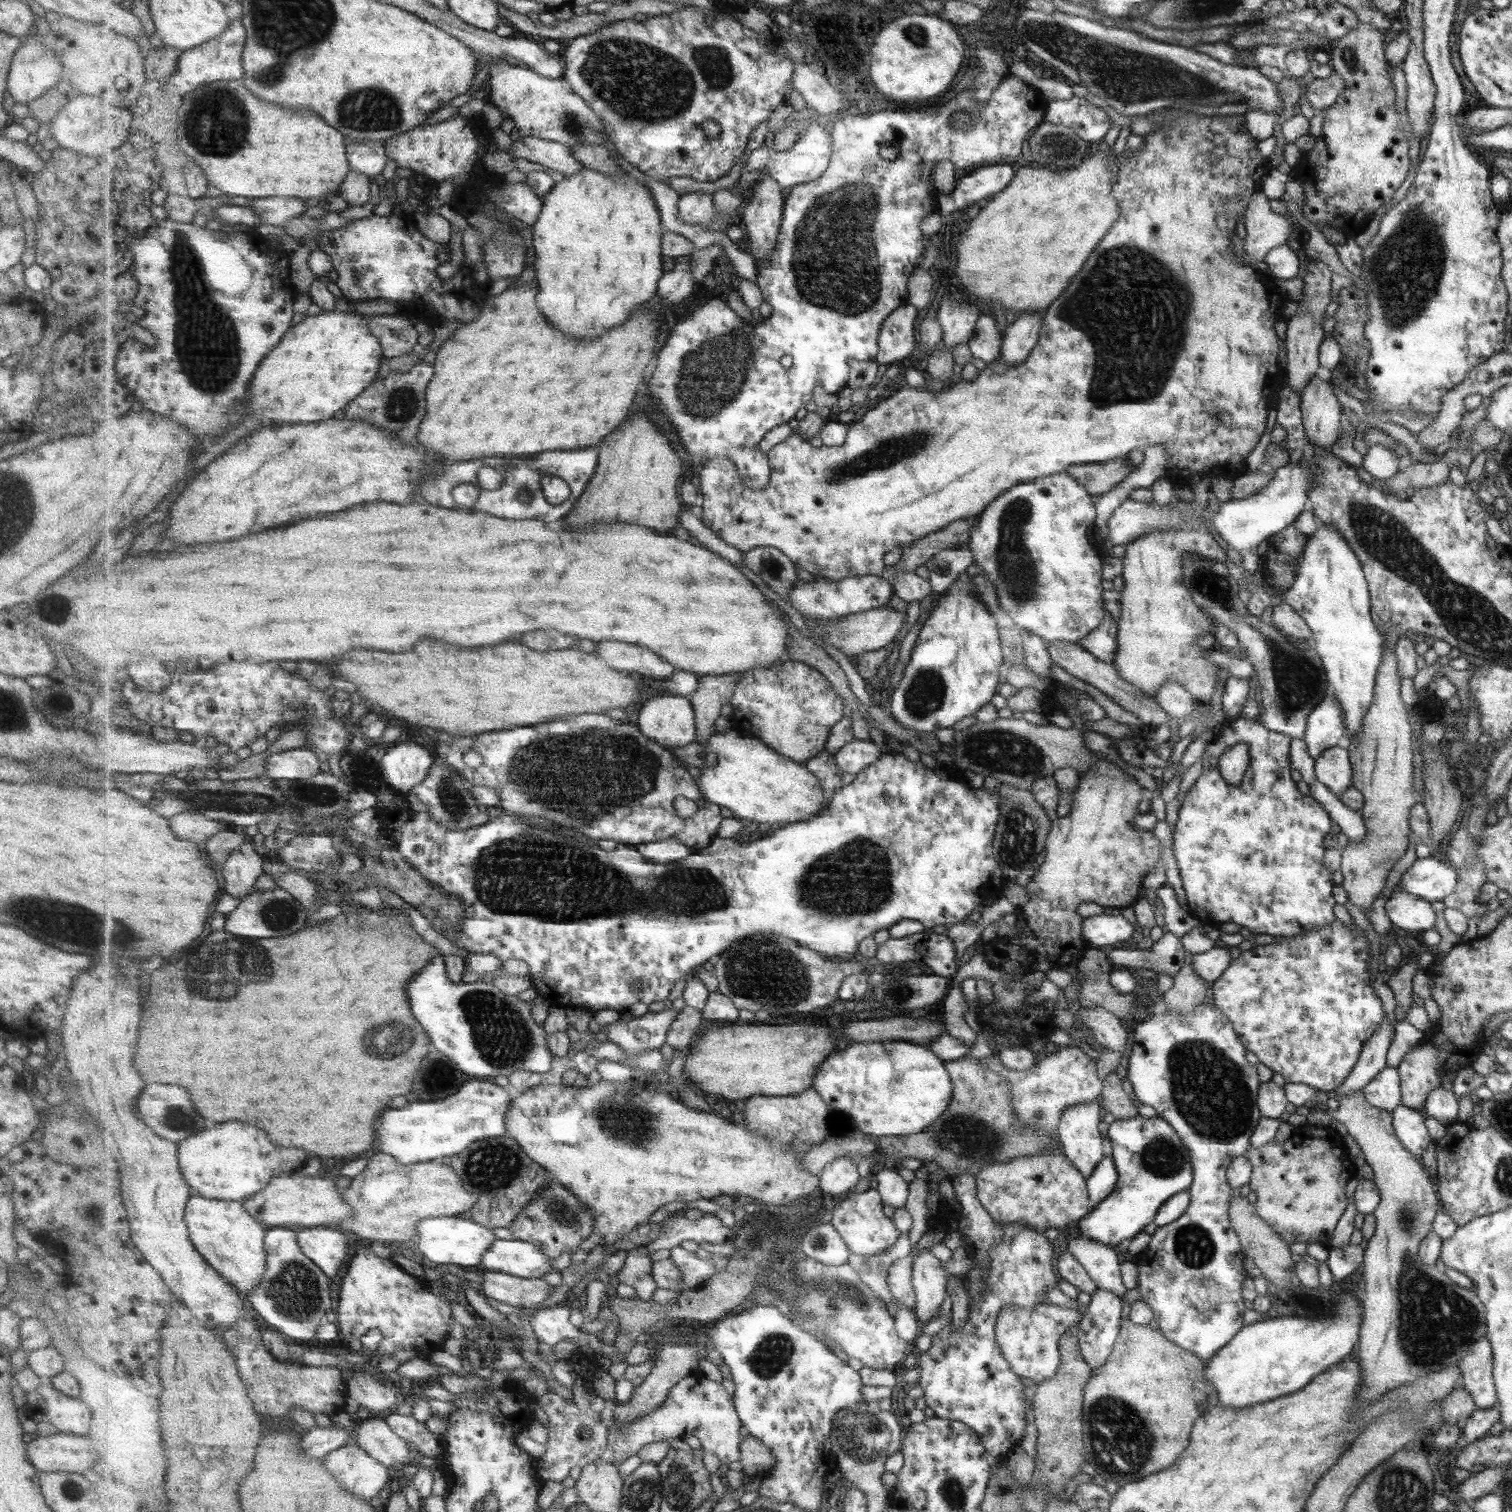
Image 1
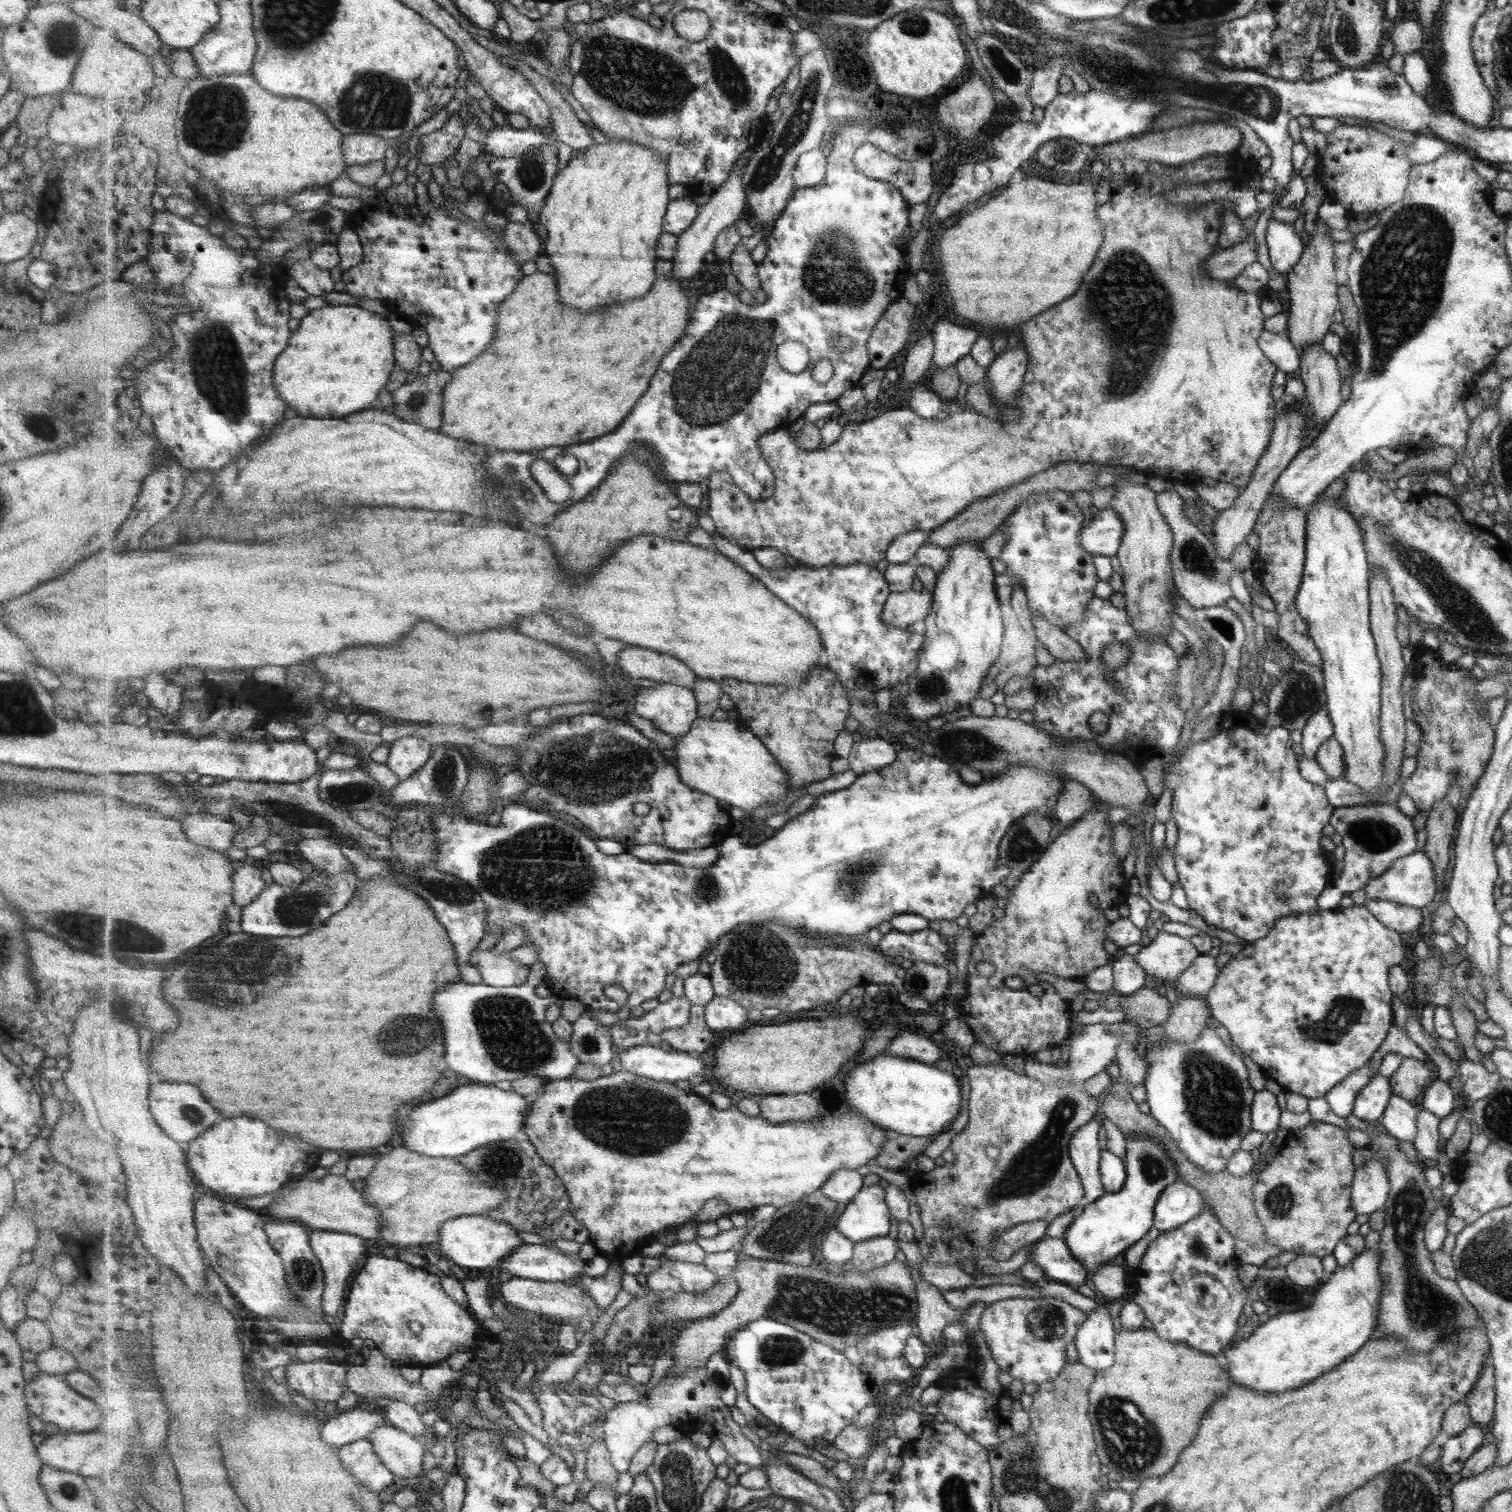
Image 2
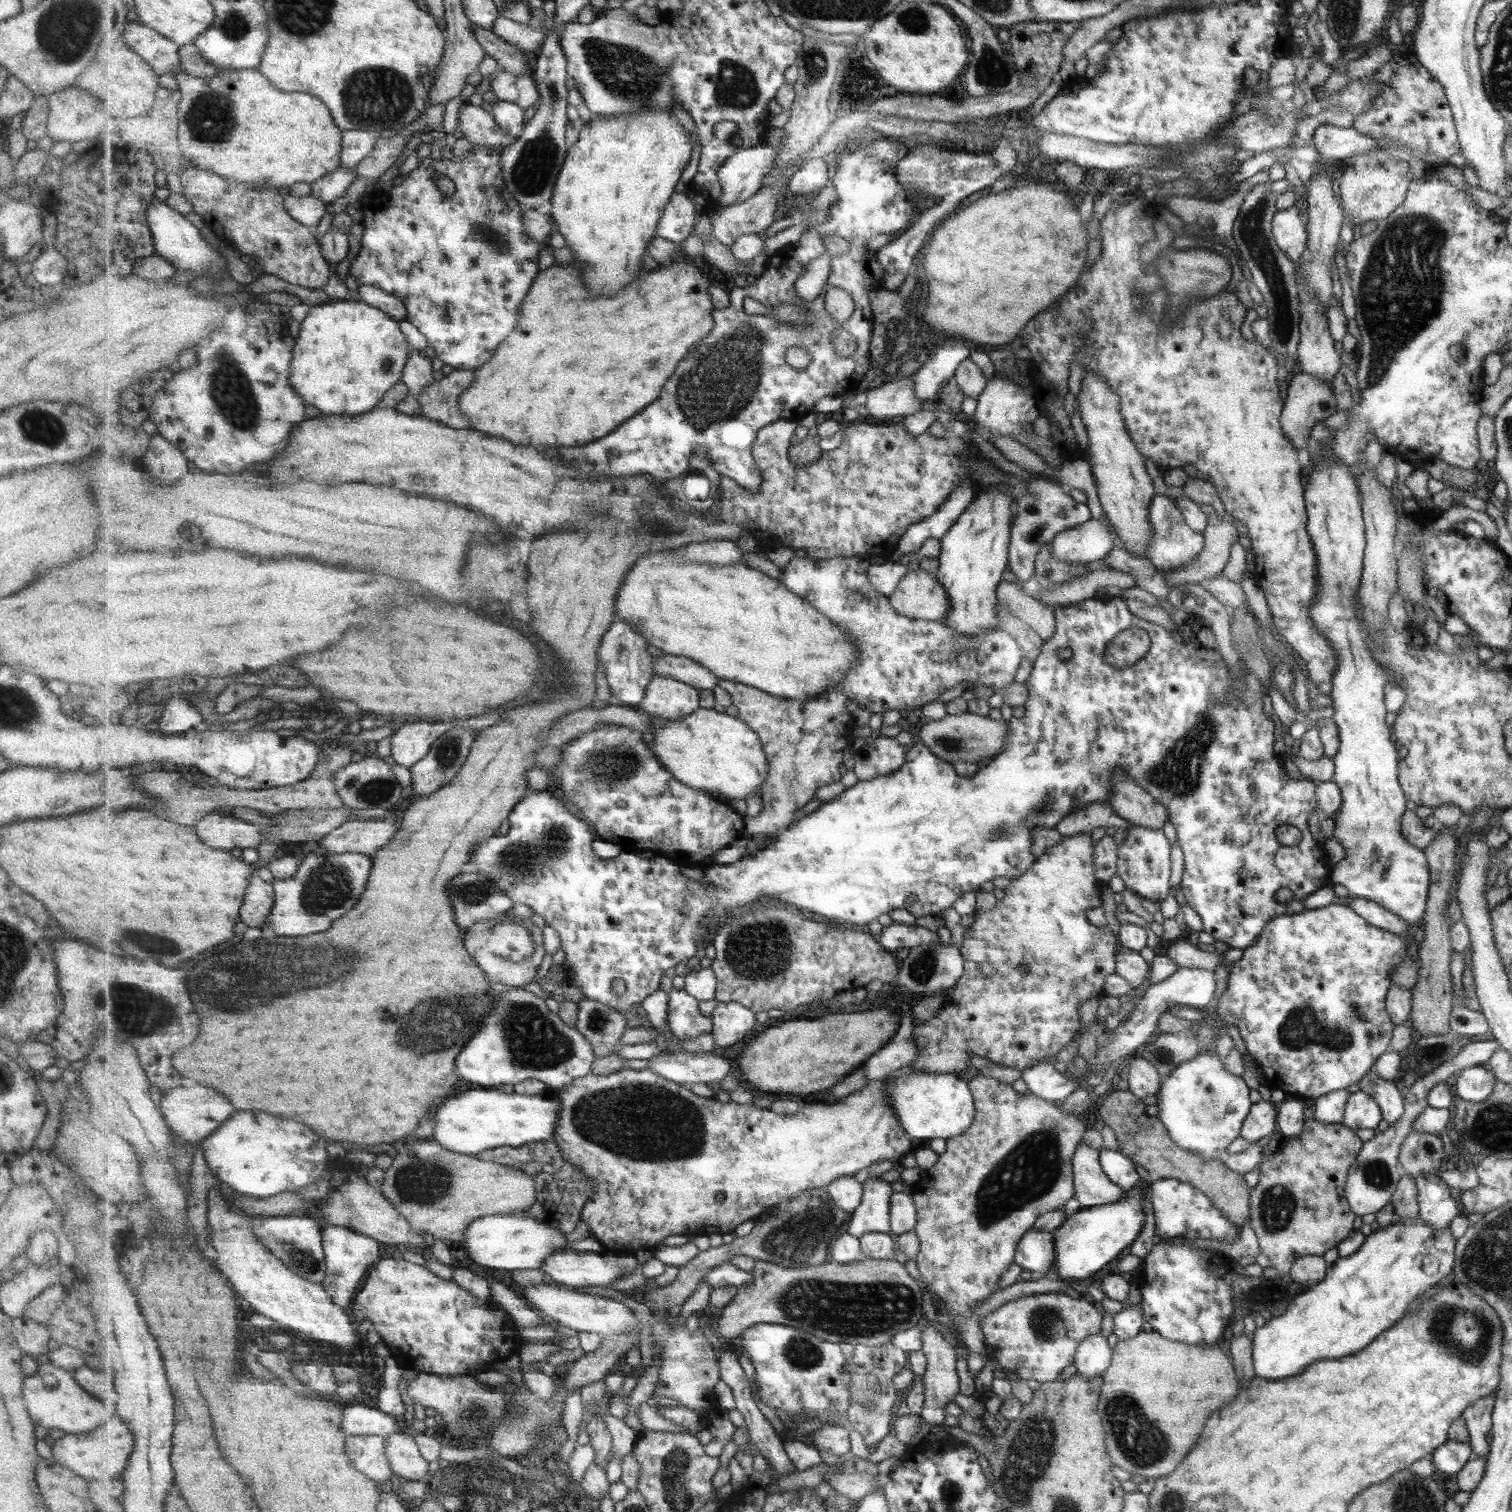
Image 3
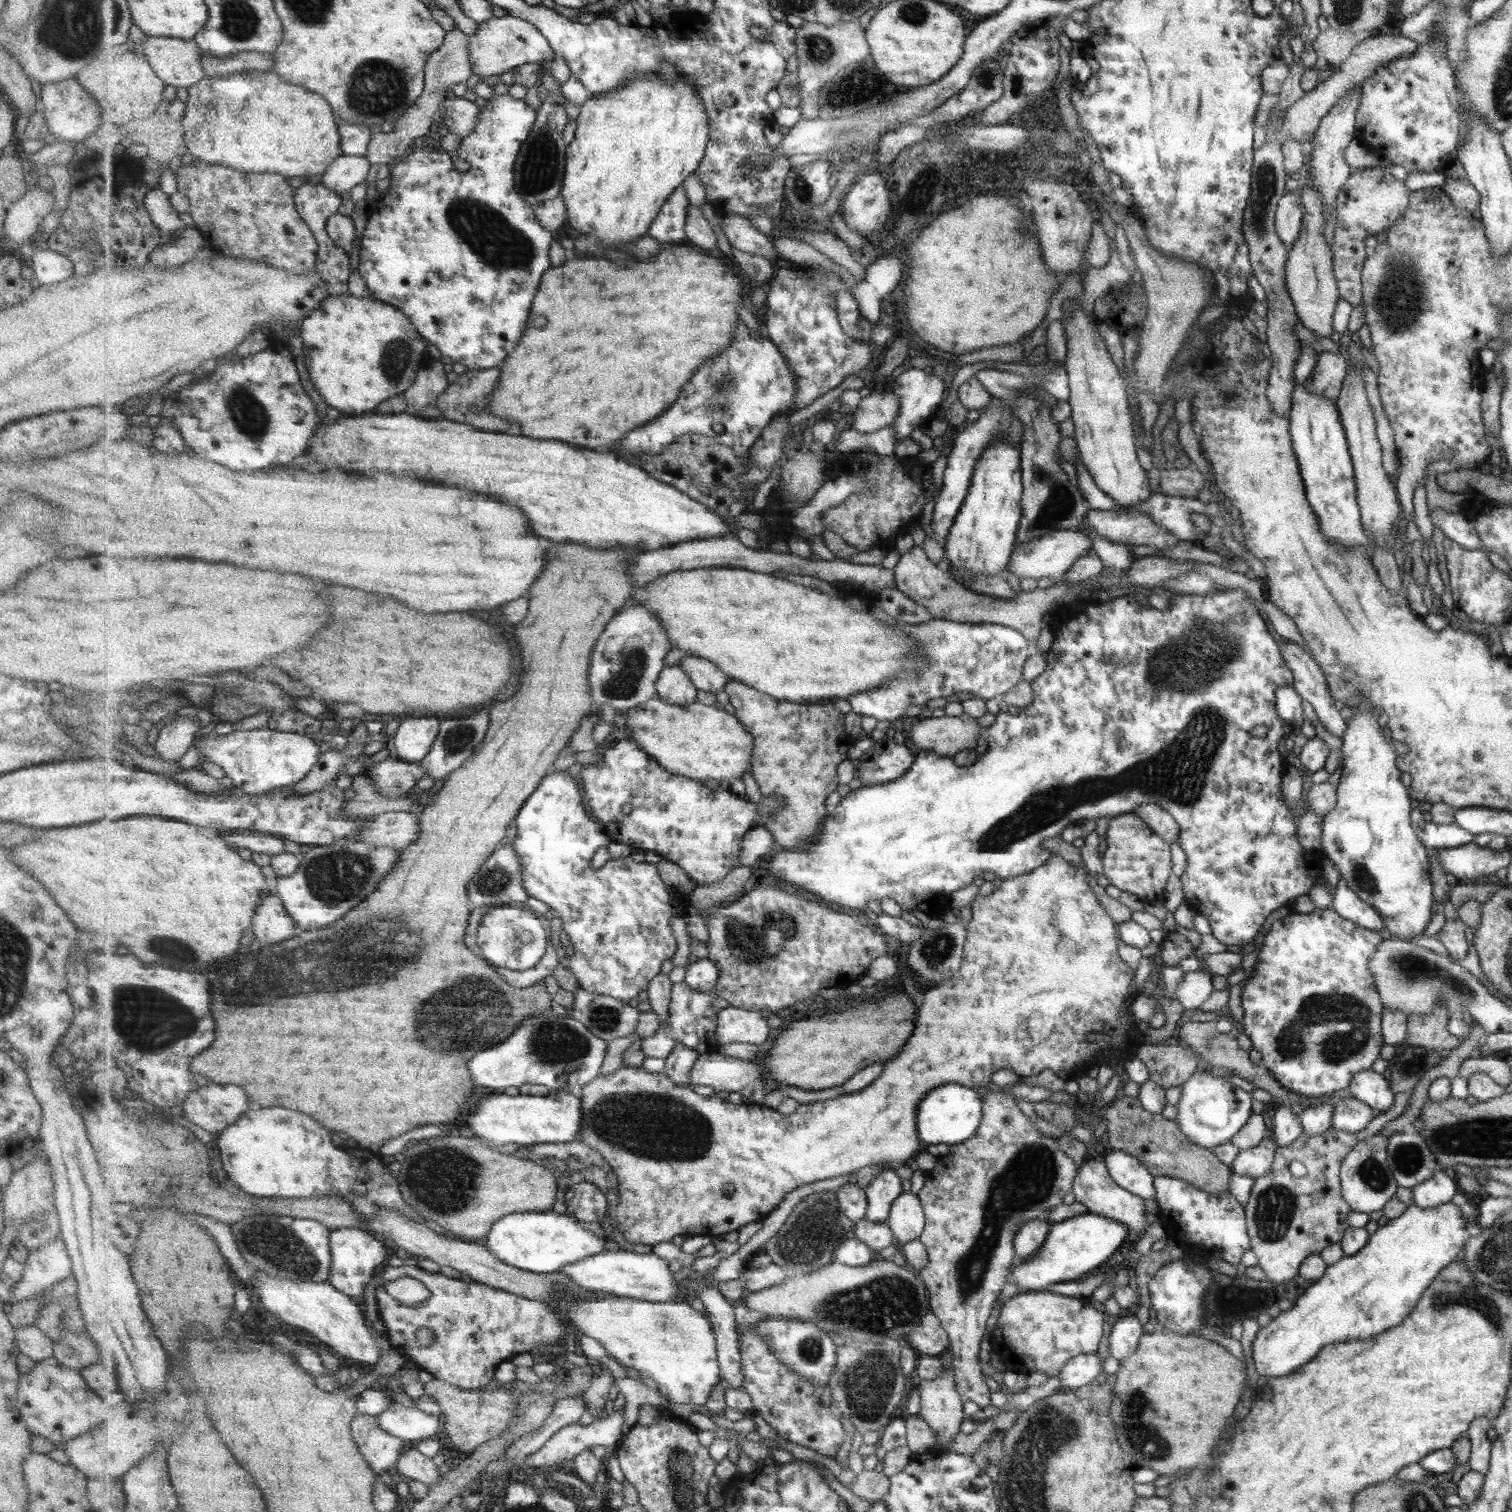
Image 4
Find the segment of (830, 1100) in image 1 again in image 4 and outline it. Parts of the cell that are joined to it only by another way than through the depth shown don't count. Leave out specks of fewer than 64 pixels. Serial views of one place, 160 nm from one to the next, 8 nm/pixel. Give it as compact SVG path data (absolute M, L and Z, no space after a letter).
M957 1084L935 1086L935 1090L923 1096L918 1106L915 1127L923 1147L929 1144L954 1145L973 1137L982 1120L982 1104L977 1092L970 1087Z

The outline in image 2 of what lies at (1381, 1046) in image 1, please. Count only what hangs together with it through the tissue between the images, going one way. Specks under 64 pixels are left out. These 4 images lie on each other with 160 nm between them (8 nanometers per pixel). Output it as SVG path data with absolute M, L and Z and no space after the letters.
M1363 1065L1362 1069L1355 1070L1344 1081L1339 1082L1324 1095L1329 1109L1337 1117L1347 1118L1351 1114L1353 1103L1357 1093L1365 1087L1371 1077L1371 1065Z

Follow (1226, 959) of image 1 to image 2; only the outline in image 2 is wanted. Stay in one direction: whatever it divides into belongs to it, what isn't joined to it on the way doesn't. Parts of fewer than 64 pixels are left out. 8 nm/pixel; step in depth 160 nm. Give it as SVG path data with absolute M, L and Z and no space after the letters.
M1204 954L1194 958L1190 966L1187 967L1175 980L1168 983L1177 994L1198 995L1204 994L1214 985L1219 974L1215 957Z

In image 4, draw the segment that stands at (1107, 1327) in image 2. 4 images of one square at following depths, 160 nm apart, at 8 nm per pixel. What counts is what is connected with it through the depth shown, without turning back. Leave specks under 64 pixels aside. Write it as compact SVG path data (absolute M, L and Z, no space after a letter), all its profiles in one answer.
M1076 1354L1058 1374L1060 1387L1077 1388L1089 1384L1101 1372L1101 1365L1097 1354Z

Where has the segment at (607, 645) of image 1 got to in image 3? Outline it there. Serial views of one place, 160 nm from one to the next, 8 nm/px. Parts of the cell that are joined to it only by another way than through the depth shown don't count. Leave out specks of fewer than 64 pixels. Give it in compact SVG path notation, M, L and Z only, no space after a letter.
M664 653L654 660L654 674L663 678L679 679L697 689L711 690L719 685L719 678L708 668L687 657Z

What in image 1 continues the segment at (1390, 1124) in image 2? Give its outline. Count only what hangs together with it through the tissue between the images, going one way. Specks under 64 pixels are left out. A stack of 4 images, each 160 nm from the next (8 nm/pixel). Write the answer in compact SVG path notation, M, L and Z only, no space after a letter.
M1399 1104L1392 1112L1394 1133L1411 1154L1420 1157L1432 1140L1423 1126L1423 1116Z

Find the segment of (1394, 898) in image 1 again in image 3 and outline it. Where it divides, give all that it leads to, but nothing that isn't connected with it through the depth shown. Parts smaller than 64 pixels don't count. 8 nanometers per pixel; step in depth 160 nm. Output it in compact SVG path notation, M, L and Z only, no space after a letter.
M1354 896L1347 906L1351 907L1355 914L1362 915L1368 923L1381 930L1391 931L1391 934L1401 935L1407 930L1408 924L1402 918L1379 904L1371 902L1370 899Z

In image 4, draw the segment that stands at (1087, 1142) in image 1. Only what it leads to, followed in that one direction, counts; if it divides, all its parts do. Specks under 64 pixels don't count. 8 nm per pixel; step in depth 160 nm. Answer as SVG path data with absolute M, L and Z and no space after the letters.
M1086 1157L1079 1165L1071 1194L1075 1197L1075 1202L1082 1204L1087 1209L1087 1213L1112 1218L1135 1232L1139 1232L1145 1225L1143 1199L1130 1194L1129 1191L1125 1191L1115 1184L1114 1180L1110 1178L1104 1161Z

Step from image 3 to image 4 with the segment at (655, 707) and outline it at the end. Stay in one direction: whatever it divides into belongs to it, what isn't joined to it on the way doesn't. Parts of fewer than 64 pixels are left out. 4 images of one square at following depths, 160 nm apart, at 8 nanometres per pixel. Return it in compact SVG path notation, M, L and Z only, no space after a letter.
M666 666L656 684L656 698L678 706L691 706L698 703L699 689L682 666Z

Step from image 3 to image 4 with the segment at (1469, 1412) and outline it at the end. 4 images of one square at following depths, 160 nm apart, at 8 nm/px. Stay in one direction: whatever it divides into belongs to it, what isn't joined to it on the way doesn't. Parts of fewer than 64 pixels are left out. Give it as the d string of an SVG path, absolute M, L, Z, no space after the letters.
M1477 1417L1465 1431L1470 1440L1470 1453L1466 1462L1469 1464L1470 1470L1474 1470L1483 1476L1488 1472L1487 1460L1490 1460L1489 1444L1491 1442L1485 1436L1489 1426L1492 1426L1489 1421L1488 1418Z

